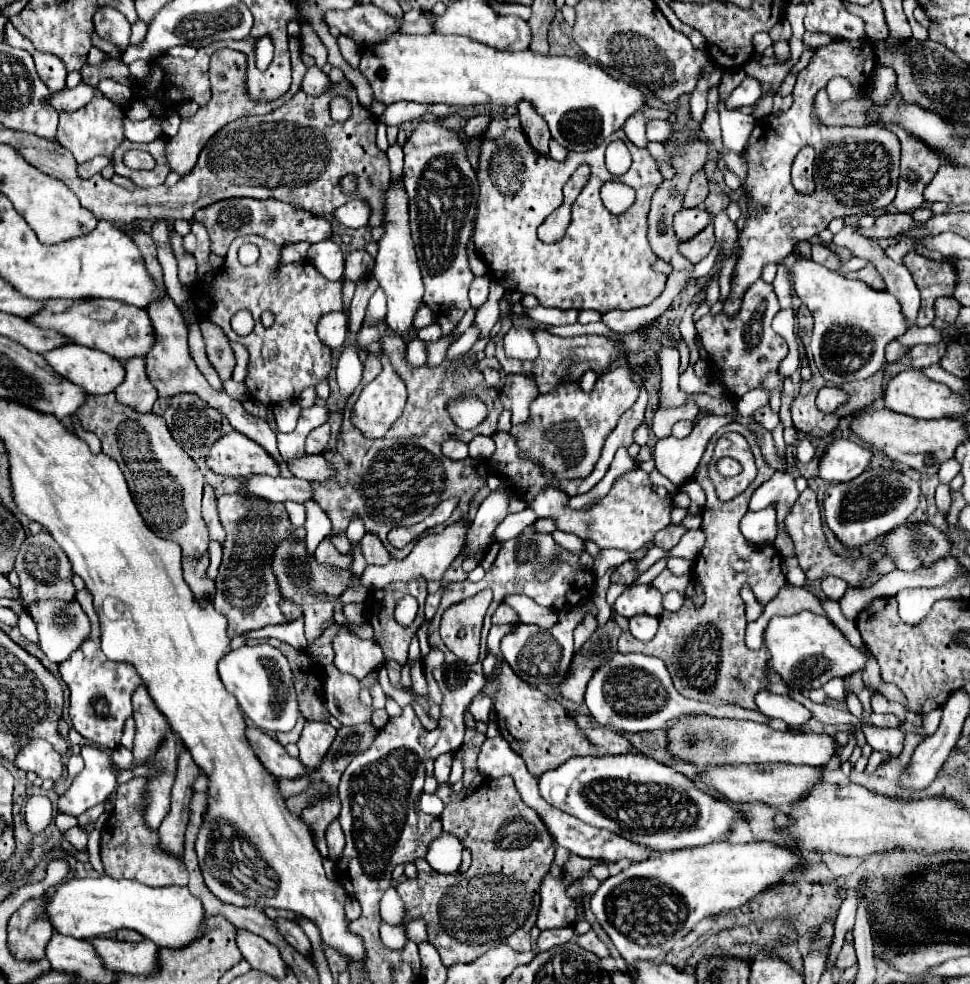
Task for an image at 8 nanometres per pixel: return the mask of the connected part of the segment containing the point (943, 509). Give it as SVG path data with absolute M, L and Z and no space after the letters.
M940 485L940 487L936 489L936 509L938 509L944 517L950 513L950 503L952 503L952 499L950 499L950 487L948 487L948 485Z

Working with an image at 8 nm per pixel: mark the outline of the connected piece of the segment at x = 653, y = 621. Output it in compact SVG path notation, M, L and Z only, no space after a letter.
M636 615L628 619L628 627L630 633L640 639L640 641L648 641L654 637L656 629L658 629L658 617L650 617L650 615Z

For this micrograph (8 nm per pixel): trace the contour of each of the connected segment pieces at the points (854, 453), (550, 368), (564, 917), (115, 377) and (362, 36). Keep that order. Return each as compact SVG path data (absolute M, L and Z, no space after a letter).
M836 439L820 459L820 477L830 483L852 481L870 469L872 449L848 439Z
M534 329L534 339L536 339L538 349L540 349L540 355L536 357L536 361L518 361L518 359L504 357L502 341L496 341L496 359L504 365L506 373L536 375L540 393L548 393L550 389L554 389L554 385L558 385L560 379L566 377L566 375L572 375L572 379L578 379L586 369L594 369L598 375L602 375L606 371L606 367L622 355L618 345L614 341L604 339L604 337L592 337L592 335L586 335L586 337L556 337L556 335L552 335L544 329Z
M546 875L540 883L540 911L538 911L538 929L548 927L568 927L576 919L576 899L568 895L568 885L564 883L566 875Z
M76 343L54 349L54 353L46 353L44 357L56 373L62 373L66 379L82 385L90 395L112 393L126 375L124 365L118 359Z
M354 5L348 11L326 11L324 23L338 27L342 35L356 41L360 47L370 47L386 41L400 31L400 19L394 19L376 5Z

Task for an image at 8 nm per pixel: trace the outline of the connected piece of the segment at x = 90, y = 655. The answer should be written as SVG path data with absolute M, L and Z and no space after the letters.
M82 589L76 593L76 601L88 615L92 631L90 637L72 653L72 657L60 663L60 675L70 687L70 719L74 729L82 737L114 749L120 745L124 721L132 717L132 693L142 681L138 681L138 675L134 673L134 669L130 669L130 665L114 663L104 657L100 649L100 625L98 615L92 607L92 595L86 589Z

